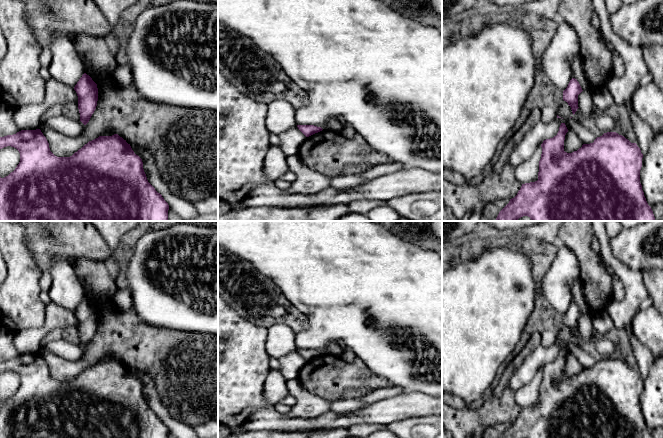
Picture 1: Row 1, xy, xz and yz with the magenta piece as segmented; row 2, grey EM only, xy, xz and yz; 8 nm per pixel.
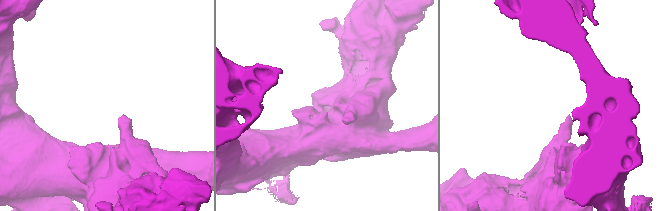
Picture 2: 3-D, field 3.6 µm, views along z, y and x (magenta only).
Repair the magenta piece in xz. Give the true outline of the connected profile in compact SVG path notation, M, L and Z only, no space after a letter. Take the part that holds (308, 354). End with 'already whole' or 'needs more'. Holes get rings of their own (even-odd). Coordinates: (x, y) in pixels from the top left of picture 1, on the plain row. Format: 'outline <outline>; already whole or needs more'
outline M297 349L297 351L306 361L309 361L323 354L321 351L314 349Z; already whole

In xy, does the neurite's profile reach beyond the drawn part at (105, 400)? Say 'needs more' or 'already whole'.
already whole

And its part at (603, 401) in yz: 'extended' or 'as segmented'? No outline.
as segmented

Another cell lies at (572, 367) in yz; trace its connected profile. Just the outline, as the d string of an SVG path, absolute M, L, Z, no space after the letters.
M568 355L565 359L564 364L564 375L567 377L572 377L577 375L579 372L582 371L582 366L579 361L573 356Z

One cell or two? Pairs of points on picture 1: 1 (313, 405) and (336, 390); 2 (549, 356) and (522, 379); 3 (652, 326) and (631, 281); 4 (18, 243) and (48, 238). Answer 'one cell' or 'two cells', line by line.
1: two cells
2: one cell
3: two cells
4: two cells

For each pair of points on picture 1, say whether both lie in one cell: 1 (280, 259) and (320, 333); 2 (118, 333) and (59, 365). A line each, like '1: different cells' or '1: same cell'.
1: same cell
2: same cell

